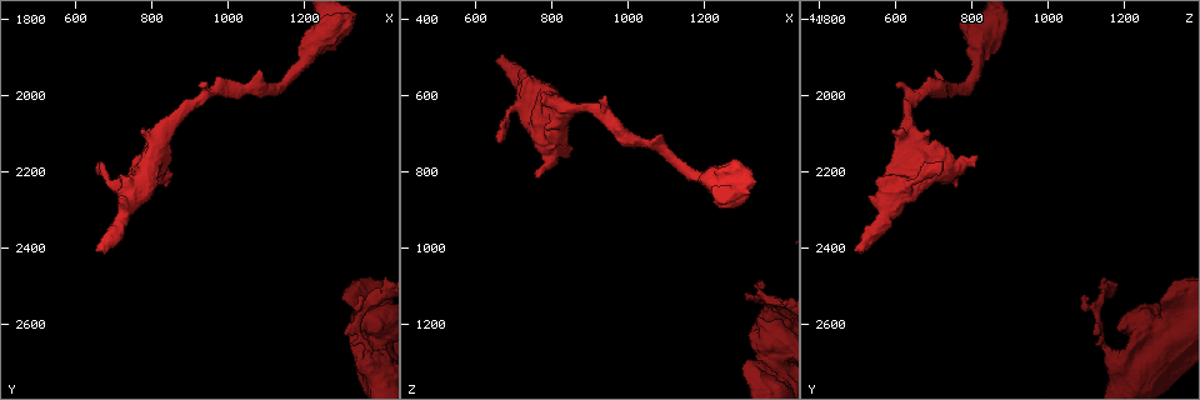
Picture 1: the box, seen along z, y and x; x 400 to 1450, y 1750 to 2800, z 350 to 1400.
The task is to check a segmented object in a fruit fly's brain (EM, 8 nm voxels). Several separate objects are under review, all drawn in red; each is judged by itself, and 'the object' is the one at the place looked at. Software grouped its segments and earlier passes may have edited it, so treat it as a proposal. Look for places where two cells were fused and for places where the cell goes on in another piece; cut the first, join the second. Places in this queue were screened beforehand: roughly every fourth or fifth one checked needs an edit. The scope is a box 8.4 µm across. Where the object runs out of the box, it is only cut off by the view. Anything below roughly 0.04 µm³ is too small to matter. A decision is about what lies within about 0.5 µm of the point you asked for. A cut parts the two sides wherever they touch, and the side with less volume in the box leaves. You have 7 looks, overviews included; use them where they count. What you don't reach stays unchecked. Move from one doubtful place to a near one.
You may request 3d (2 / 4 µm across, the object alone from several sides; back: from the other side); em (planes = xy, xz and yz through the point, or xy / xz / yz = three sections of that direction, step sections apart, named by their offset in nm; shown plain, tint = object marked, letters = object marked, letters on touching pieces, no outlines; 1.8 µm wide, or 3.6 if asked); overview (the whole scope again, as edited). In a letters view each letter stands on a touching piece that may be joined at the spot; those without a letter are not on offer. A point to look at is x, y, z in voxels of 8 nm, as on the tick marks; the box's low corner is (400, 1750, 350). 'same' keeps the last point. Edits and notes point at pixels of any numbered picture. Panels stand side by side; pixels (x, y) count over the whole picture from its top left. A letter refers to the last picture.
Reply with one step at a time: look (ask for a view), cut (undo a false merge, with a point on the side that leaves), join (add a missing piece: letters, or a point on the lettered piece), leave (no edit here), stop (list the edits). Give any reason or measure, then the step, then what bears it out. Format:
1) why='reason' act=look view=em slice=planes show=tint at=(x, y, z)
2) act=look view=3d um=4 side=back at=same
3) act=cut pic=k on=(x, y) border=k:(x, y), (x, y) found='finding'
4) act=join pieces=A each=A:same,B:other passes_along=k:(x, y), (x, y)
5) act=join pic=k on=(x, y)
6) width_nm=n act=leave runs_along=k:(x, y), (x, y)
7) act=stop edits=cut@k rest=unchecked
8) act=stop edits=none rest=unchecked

act=look view=em slice=planes show=letters at=(945, 1970, 600)

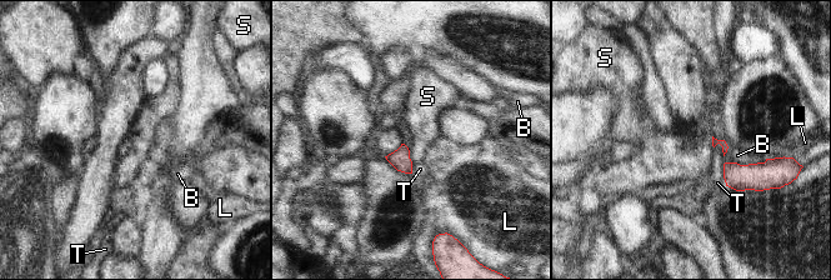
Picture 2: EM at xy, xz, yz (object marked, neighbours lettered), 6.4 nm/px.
act=leave each=B:other,L:other,S:other,T:other found='no lettered piece goes on from it'

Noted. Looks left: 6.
why='thick turns thin' act=look view=em slice=yz step=16 show=tint at=(1350, 2625, 1150)

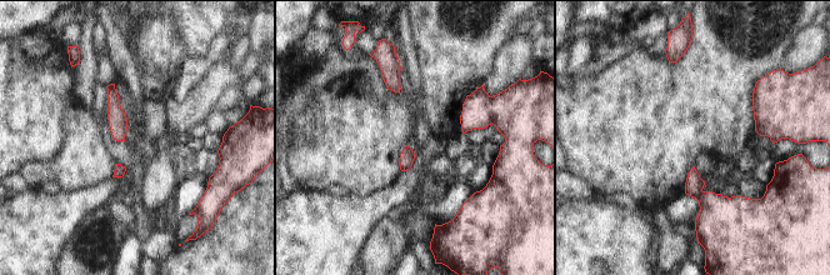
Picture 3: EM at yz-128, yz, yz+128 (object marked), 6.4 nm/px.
why='see the neighbours' act=look view=em slice=yz step=16 show=letters at=same

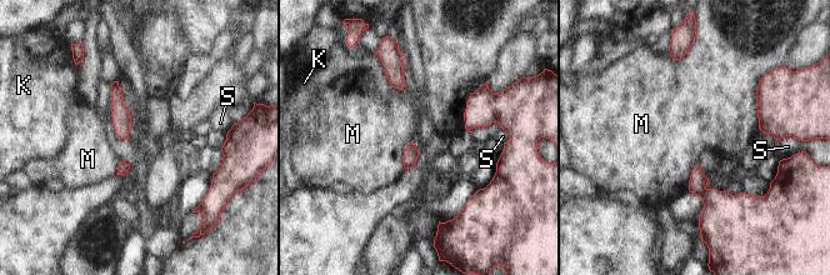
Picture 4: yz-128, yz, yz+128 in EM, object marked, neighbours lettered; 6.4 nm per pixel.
act=cut pic=4 on=(698, 183) each=K:other,M:other,S:other part_leaving=4:(114, 85), (121, 131), (125, 135) found='a second cell is stuck on'

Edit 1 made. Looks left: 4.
why='see it whole again' act=look view=overview

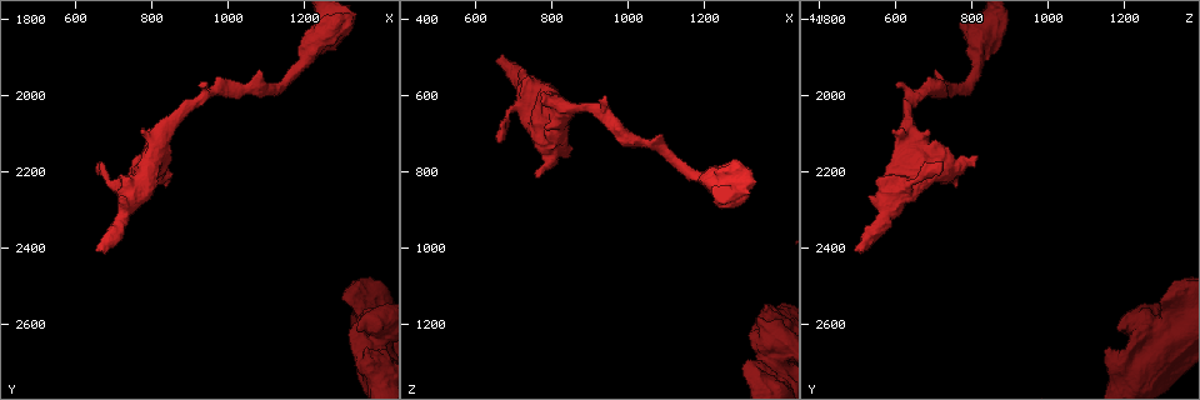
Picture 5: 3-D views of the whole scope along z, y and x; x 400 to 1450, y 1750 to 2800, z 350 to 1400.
why='thick end' act=look view=3d um=2 at=(665, 2410, 490)

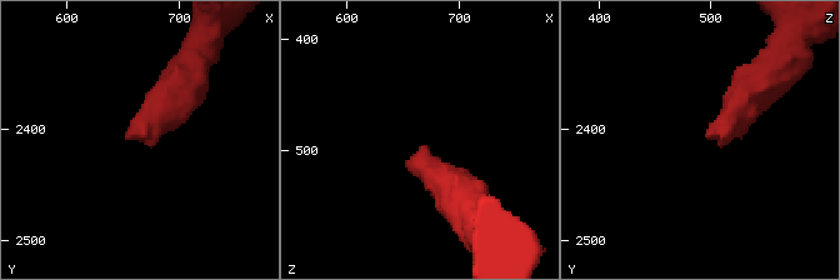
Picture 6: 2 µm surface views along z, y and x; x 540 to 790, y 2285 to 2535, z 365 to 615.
act=look view=em slice=xy step=16 show=letters at=(666, 2408, 496)

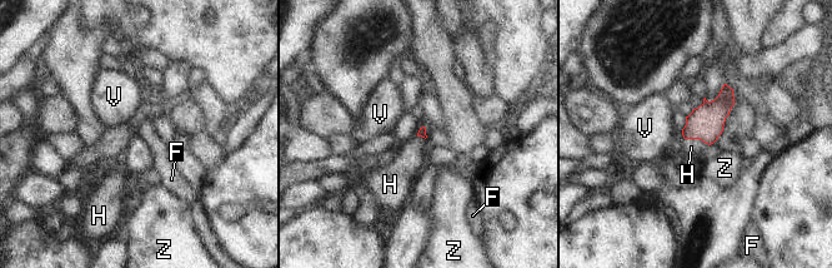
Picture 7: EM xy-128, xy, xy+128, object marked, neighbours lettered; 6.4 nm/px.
act=join pieces=H each=F:other,H:same,V:other,Z:other found='it goes on there'

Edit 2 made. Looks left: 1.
act=stop edits=cut@4,join@7 rest=unchecked

